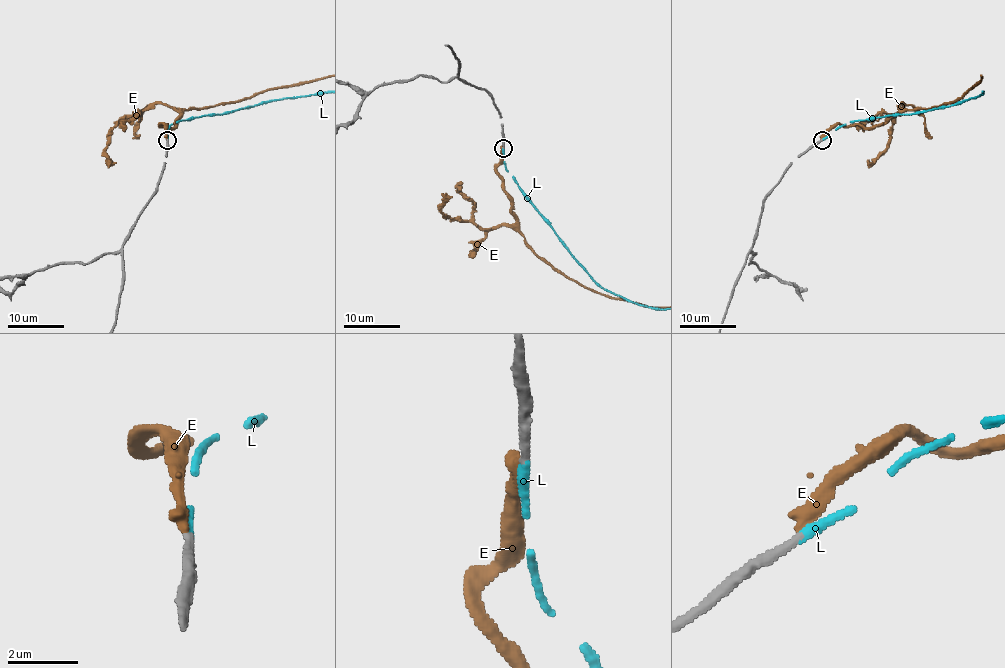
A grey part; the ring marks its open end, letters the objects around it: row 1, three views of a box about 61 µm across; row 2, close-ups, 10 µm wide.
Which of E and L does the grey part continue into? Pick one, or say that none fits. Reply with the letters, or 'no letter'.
L

